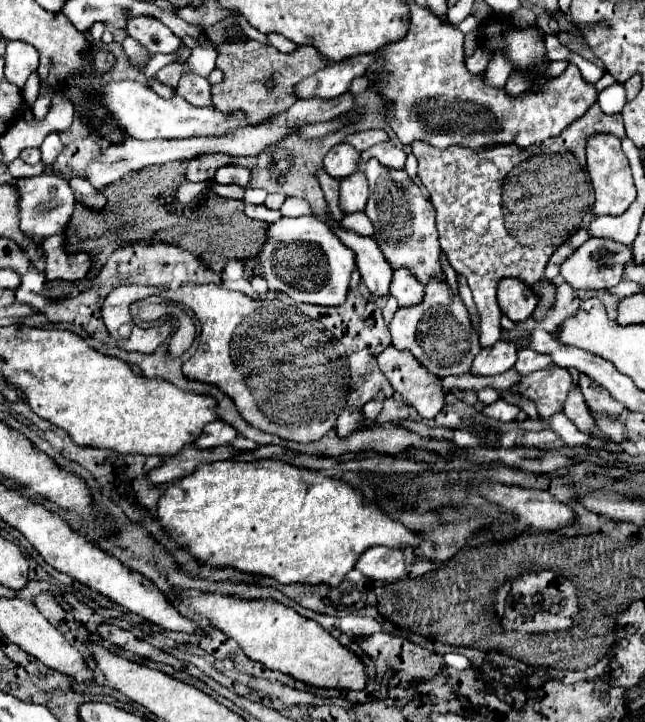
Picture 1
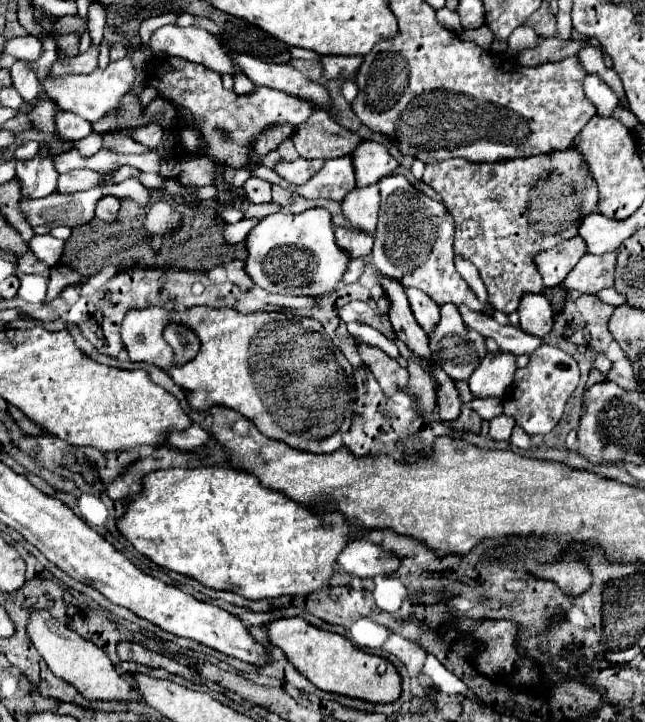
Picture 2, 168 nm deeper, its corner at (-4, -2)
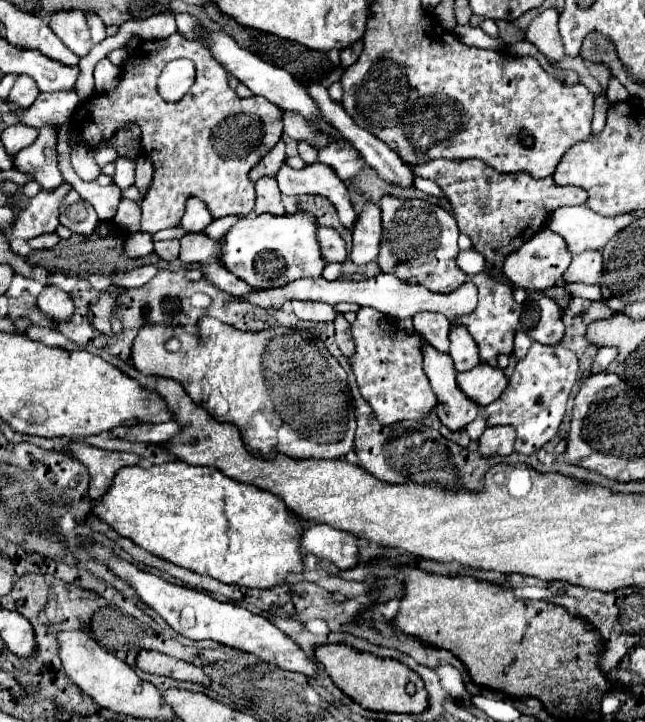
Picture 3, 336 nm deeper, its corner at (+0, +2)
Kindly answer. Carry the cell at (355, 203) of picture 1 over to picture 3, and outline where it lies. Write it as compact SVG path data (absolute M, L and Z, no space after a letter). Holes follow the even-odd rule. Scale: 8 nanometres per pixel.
M370 199L362 205L356 223L352 227L354 247L350 259L354 265L366 265L376 261L378 257L378 243L382 237L382 221L380 221L380 207Z

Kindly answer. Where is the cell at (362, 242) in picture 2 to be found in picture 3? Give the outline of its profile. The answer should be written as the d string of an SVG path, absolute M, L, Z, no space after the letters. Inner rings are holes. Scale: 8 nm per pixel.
M318 227L318 241L322 247L322 255L326 261L344 261L346 241L340 237L340 233L334 227Z

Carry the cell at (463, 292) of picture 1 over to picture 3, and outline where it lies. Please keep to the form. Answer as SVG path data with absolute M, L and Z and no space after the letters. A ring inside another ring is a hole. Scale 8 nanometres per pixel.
M517 331L514 338L513 355L518 361L526 356L531 344L531 339L526 335L526 333L524 333L524 331L522 331L522 333L521 331Z

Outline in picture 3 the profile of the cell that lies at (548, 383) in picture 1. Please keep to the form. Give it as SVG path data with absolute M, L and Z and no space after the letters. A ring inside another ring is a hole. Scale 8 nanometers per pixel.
M532 343L526 357L516 363L516 369L504 393L494 403L484 407L484 417L488 425L514 425L514 449L522 455L536 453L546 441L550 441L556 435L566 413L566 401L576 381L576 373L578 357L570 349L562 345Z

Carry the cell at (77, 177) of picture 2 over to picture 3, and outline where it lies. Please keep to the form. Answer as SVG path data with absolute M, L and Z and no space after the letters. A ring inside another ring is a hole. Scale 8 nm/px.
M62 183L62 187L56 187L52 191L40 191L32 199L28 199L26 207L16 215L16 221L12 225L12 237L32 239L42 233L52 233L60 225L60 201L68 195L70 189L72 187L68 183Z

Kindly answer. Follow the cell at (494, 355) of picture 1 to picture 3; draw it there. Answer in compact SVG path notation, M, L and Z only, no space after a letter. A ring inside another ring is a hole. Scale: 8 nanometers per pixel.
M478 363L474 369L458 373L456 381L464 395L482 407L498 399L508 385L504 371L498 367L490 367L488 363Z

